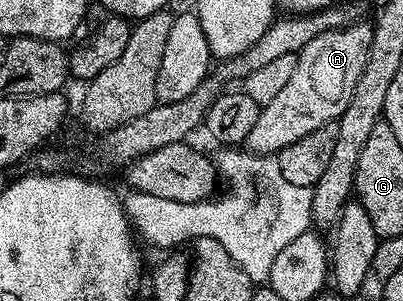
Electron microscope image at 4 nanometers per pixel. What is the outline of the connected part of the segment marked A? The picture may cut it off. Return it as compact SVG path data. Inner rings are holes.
M359 20L315 36L297 54L294 73L282 91L262 107L254 128L245 137L244 147L253 154L276 155L308 132L334 123L350 104L355 84L366 66L373 39L373 25Z

